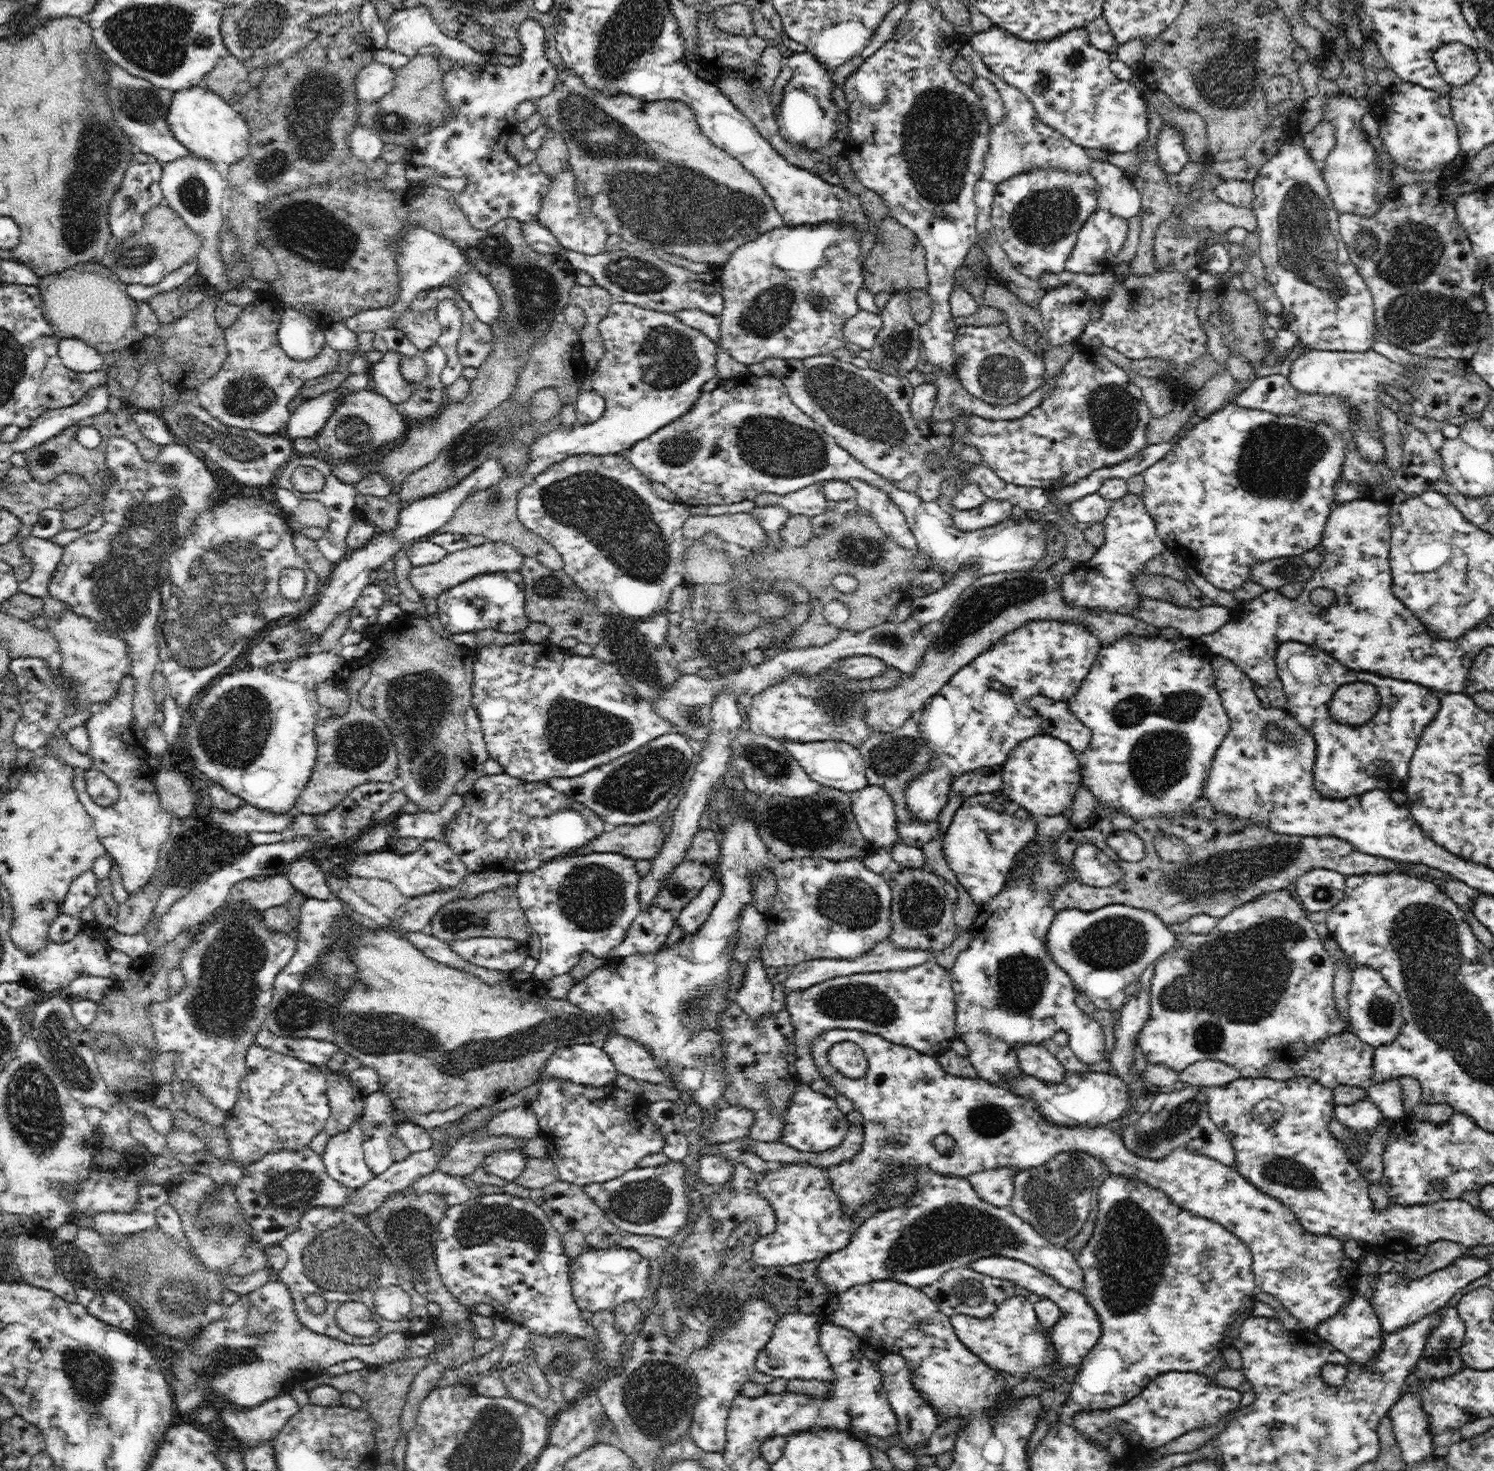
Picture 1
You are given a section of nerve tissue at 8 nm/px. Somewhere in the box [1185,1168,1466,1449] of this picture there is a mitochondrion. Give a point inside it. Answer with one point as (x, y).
(1438, 1184)

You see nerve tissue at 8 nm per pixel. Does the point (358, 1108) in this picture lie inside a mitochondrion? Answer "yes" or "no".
no

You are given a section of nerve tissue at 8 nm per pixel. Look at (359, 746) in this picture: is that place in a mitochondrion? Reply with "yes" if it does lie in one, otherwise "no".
yes

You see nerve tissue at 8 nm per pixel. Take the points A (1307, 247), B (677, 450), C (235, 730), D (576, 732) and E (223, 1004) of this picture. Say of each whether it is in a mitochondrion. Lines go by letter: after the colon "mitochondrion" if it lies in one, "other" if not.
A: mitochondrion
B: mitochondrion
C: mitochondrion
D: mitochondrion
E: mitochondrion

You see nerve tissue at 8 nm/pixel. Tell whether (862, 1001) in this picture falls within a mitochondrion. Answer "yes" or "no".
yes

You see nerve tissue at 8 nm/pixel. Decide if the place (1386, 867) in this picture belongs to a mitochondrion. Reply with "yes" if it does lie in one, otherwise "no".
no

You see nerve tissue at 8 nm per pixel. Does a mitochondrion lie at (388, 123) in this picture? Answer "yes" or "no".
yes

